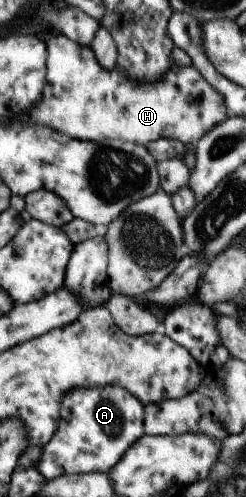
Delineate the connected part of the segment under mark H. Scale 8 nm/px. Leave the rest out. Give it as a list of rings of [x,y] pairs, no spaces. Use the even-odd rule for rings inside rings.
[[[61,34],[51,35],[46,44],[46,78],[41,99],[23,120],[55,129],[66,136],[83,140],[120,139],[137,145],[147,145],[159,138],[169,138],[185,144],[195,144],[215,124],[228,117],[222,97],[202,80],[193,66],[178,67],[172,63],[170,70],[157,83],[135,83],[121,75],[116,67],[111,71],[100,68],[89,47],[74,44]]]

